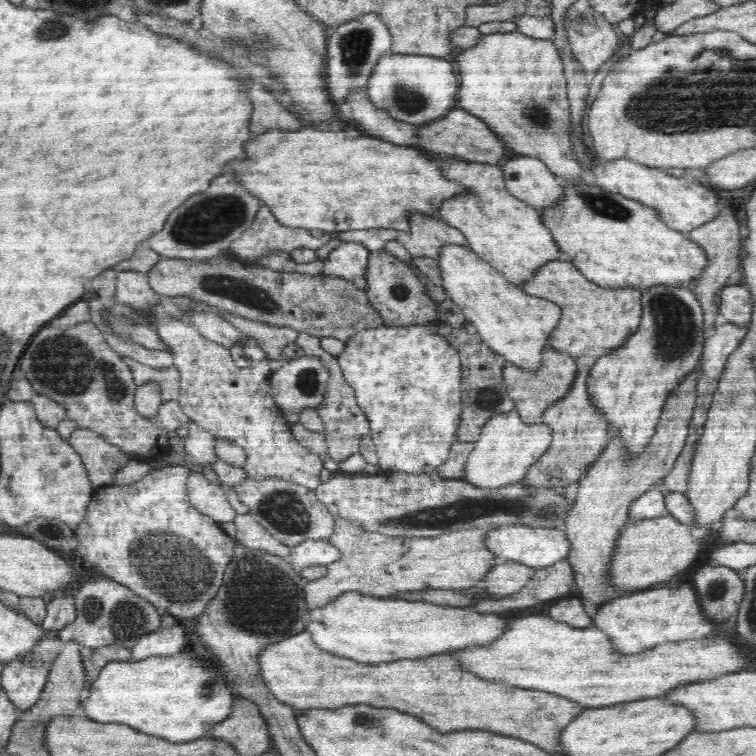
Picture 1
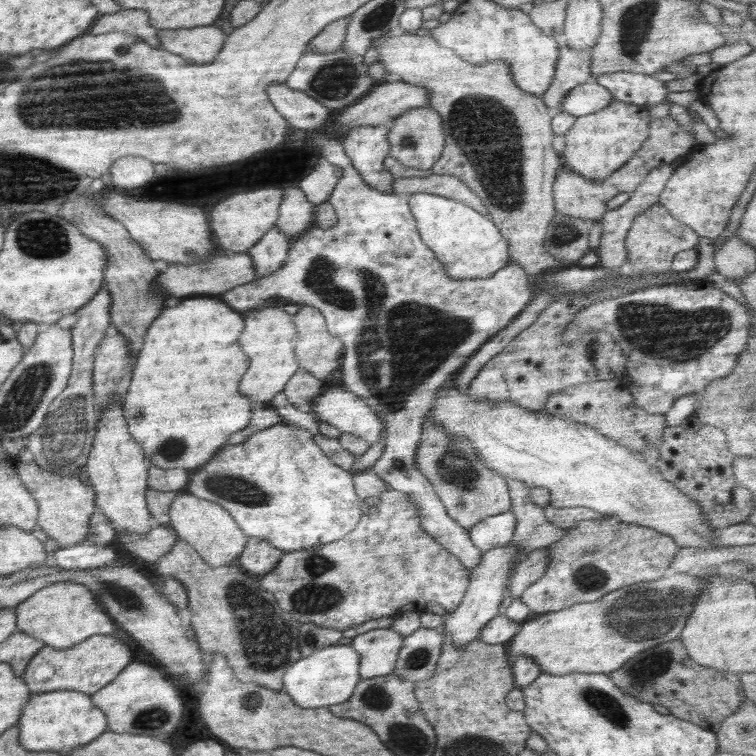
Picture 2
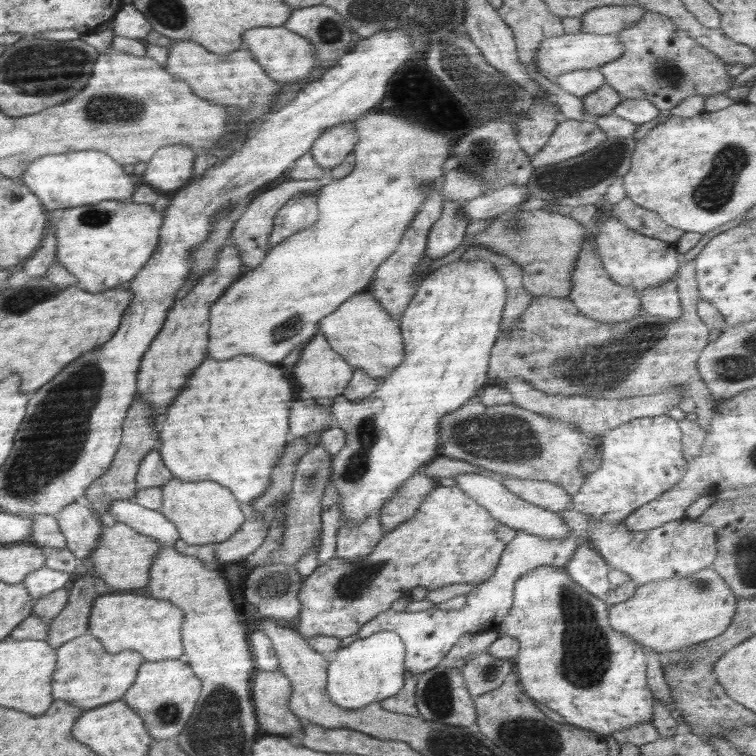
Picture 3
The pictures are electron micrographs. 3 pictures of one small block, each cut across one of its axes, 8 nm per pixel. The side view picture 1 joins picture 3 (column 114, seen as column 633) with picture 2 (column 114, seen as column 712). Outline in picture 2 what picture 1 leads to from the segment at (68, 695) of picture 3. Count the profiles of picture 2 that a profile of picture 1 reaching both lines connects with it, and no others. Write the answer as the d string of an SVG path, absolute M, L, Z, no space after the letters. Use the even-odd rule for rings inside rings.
M94 635L67 649L44 646L28 663L22 677L30 686L32 694L73 690L92 696L107 687L132 661L128 646L120 644L112 636Z

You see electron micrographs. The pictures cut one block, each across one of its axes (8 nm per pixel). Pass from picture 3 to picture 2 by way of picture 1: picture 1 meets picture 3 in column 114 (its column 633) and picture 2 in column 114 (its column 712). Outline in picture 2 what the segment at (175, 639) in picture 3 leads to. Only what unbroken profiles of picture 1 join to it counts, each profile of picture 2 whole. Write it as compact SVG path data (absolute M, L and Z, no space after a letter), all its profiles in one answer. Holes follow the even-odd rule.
M62 582L41 588L30 599L24 600L16 607L19 614L17 632L25 632L30 636L39 637L47 645L57 649L67 649L82 643L94 635L114 634L116 624L110 620L98 602L94 593L87 586L72 582Z

